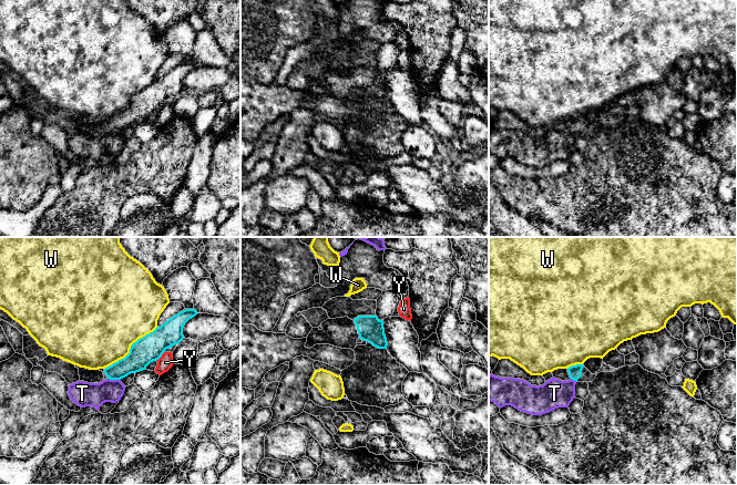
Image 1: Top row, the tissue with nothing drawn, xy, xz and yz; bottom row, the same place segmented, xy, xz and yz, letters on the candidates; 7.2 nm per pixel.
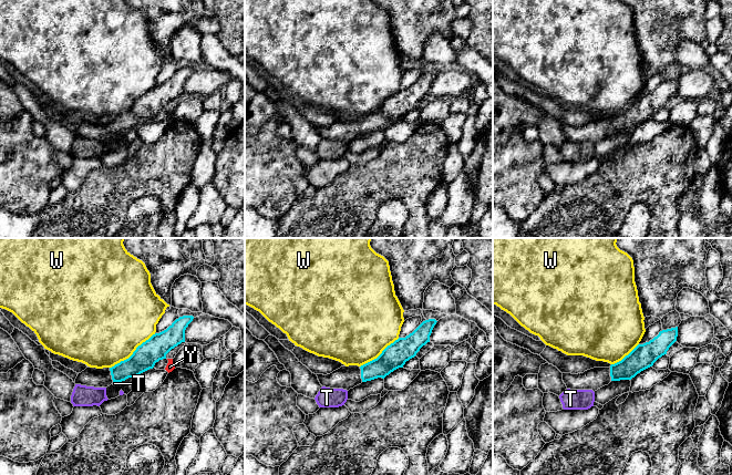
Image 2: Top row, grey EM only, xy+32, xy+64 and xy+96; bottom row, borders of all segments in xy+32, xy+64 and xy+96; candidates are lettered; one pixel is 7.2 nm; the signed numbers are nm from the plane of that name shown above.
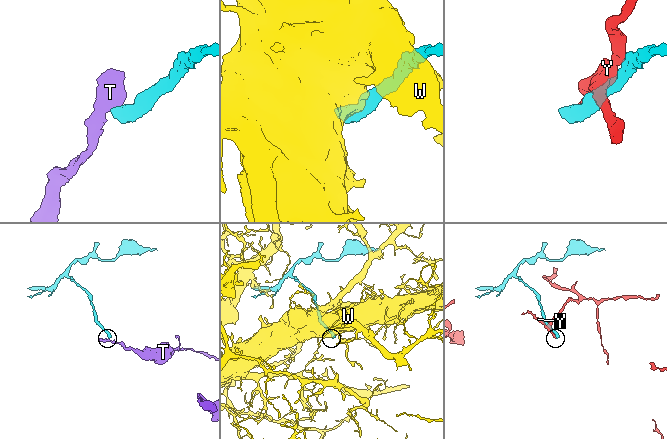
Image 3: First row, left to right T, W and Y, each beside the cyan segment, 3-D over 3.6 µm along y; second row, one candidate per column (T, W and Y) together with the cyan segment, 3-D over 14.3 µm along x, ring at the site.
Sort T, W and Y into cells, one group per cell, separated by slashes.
T / W / Y

